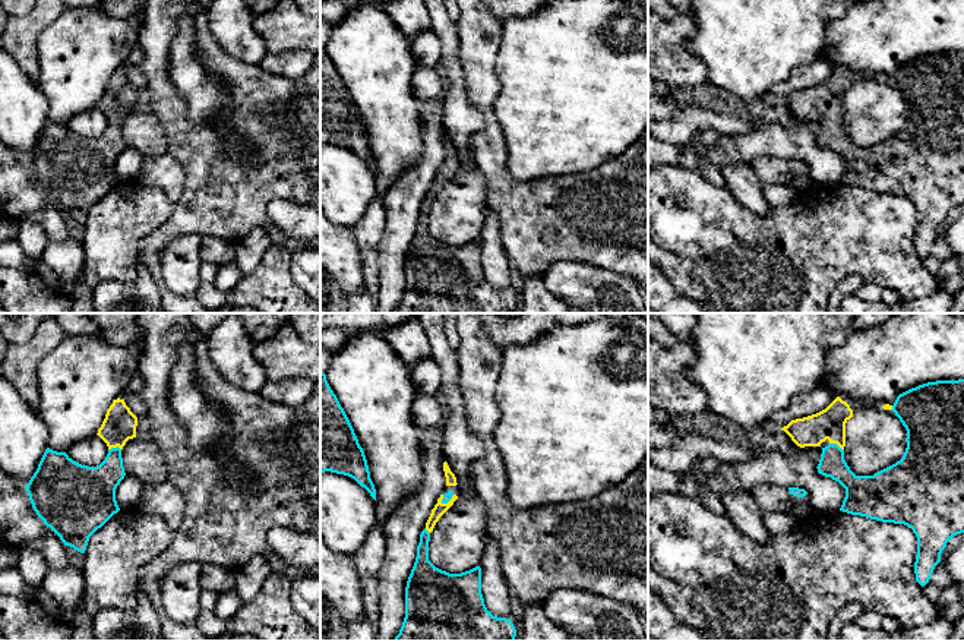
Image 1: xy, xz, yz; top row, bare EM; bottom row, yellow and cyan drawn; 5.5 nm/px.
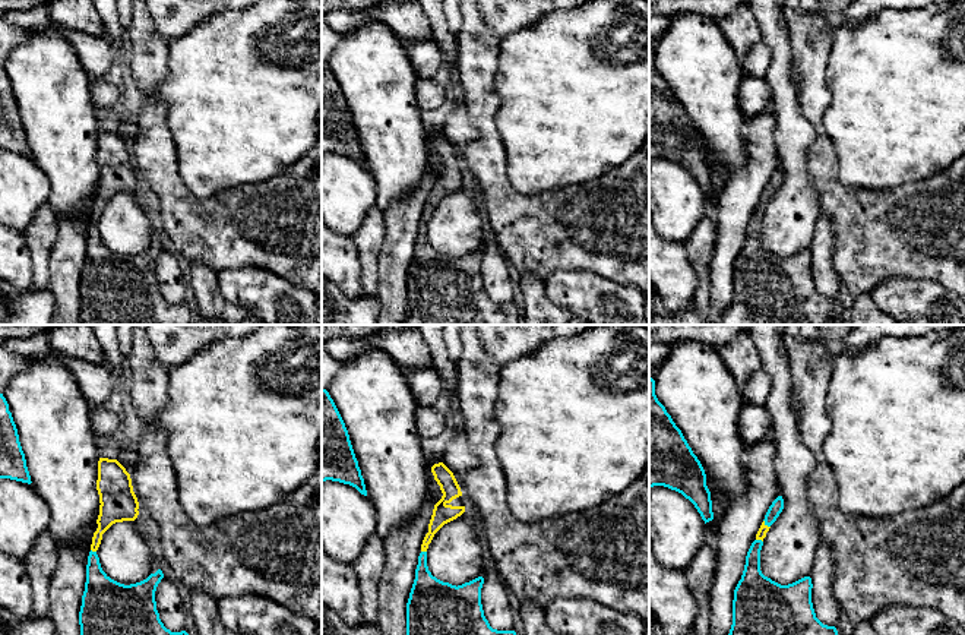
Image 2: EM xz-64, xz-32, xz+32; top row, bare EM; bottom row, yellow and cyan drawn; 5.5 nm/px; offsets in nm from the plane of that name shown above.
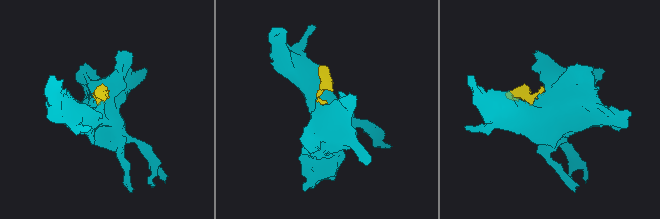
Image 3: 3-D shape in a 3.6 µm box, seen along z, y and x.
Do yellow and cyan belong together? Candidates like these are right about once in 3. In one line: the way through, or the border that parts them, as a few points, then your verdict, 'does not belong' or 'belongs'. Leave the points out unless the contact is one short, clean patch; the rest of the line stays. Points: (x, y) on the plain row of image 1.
belongs

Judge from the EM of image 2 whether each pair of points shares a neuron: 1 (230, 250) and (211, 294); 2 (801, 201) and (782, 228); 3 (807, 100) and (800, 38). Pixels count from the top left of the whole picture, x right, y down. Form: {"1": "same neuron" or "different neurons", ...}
{"1": "different neurons", "2": "same neuron", "3": "same neuron"}

